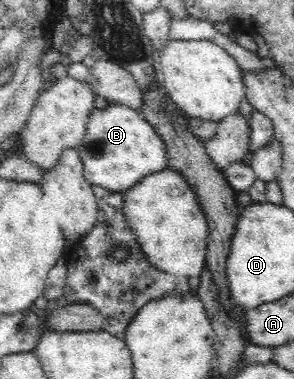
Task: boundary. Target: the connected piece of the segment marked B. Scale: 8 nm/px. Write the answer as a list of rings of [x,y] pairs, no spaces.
[[[108,104],[103,109],[93,108],[85,125],[84,139],[76,151],[84,168],[84,179],[88,180],[89,184],[105,188],[109,192],[121,193],[121,195],[128,192],[146,176],[161,172],[167,167],[164,141],[161,140],[159,133],[139,115],[139,111],[129,108],[128,105]]]

